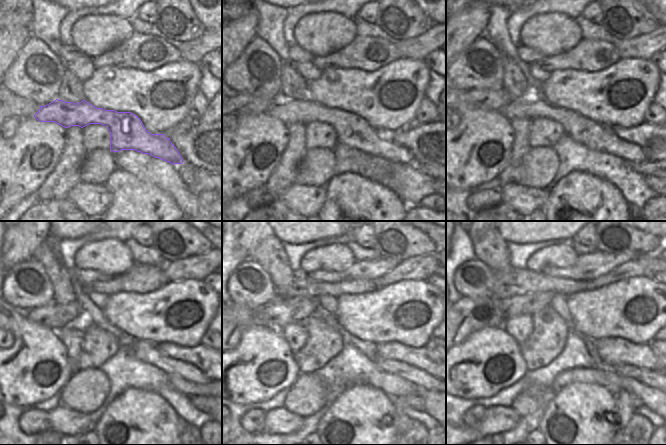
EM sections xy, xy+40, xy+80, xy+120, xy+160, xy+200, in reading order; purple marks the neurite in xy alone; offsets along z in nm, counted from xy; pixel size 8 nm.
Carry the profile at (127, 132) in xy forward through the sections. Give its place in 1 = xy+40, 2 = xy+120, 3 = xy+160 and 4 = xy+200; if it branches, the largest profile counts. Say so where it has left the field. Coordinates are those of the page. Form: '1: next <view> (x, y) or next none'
1: next xy+40 (352, 130)
2: next xy+120 (143, 350)
3: next xy+160 (410, 373)
4: next xy+200 (648, 377)

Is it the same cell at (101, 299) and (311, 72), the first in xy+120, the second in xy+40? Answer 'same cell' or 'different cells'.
same cell

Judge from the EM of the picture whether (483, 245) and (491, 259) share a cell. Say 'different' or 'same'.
same

